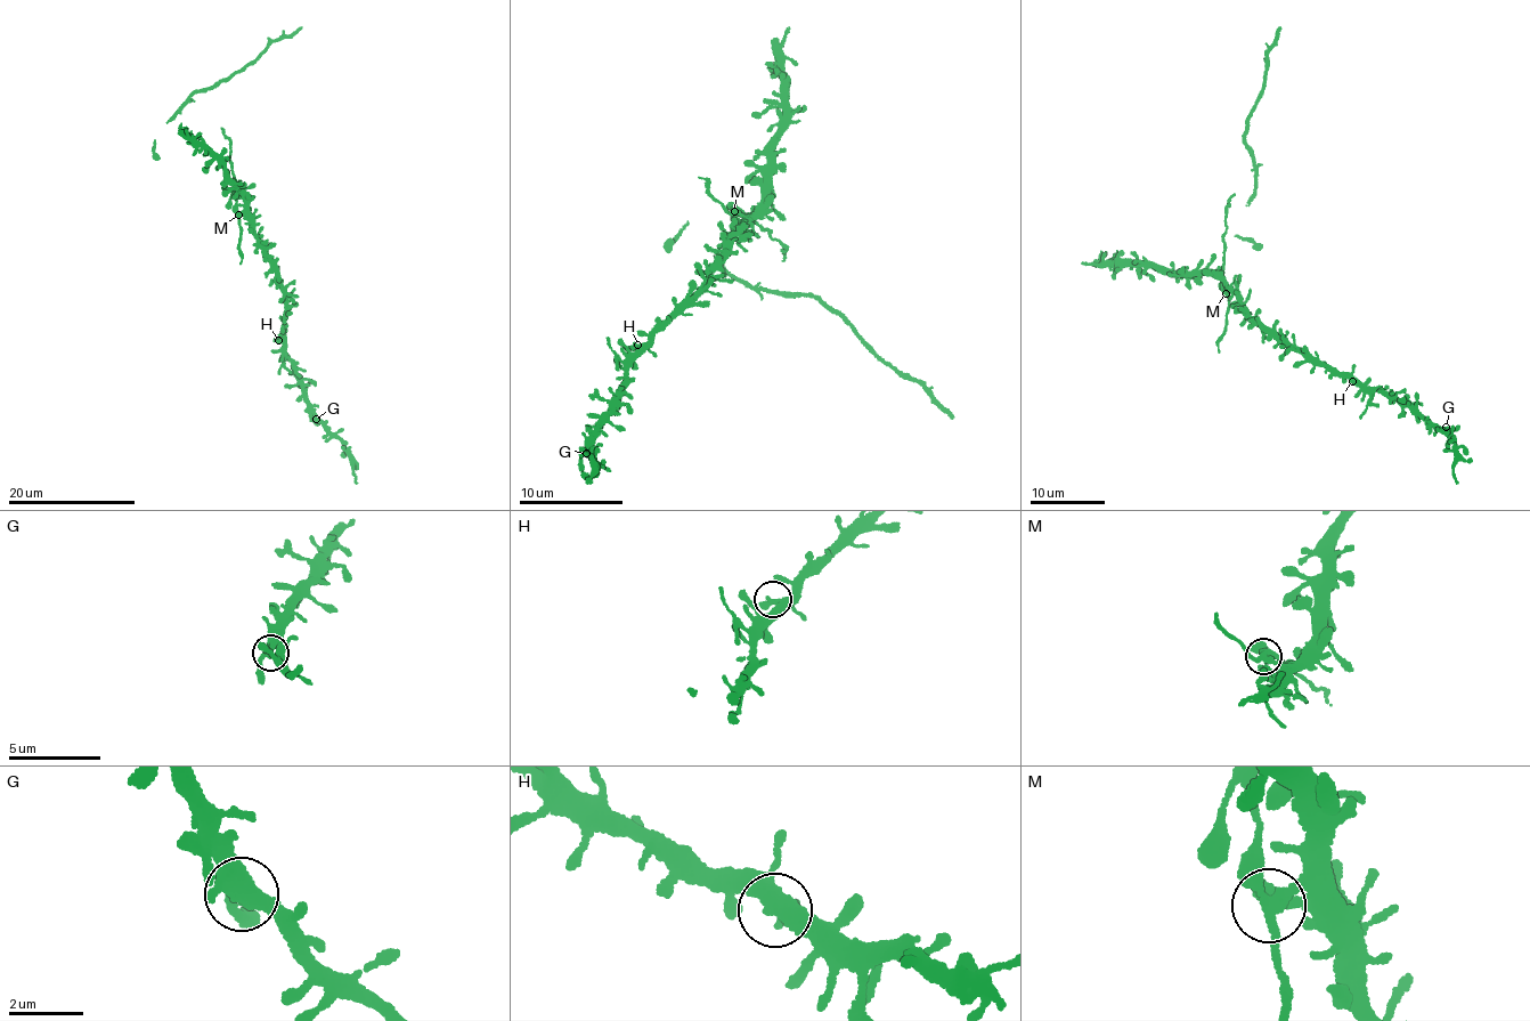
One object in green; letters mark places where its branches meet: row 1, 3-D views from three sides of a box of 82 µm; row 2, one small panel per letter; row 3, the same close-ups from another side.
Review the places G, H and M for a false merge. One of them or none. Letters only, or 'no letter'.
M

